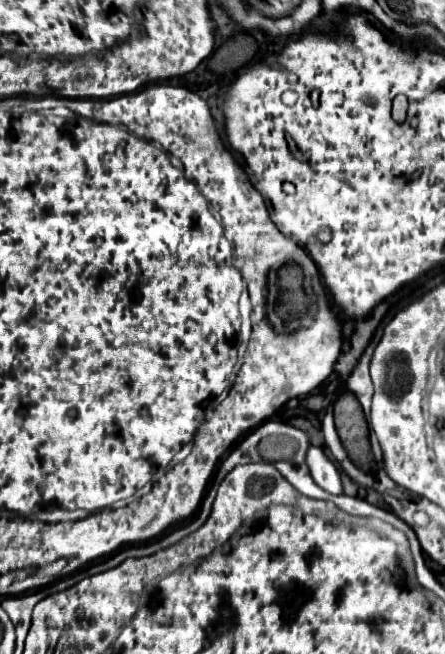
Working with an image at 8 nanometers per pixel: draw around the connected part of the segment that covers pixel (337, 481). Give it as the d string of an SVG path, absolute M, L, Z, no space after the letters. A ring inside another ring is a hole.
M311 446L307 450L307 456L305 456L305 462L309 466L309 472L313 476L313 480L327 492L331 494L341 494L343 488L341 488L341 476L339 476L339 470L335 468L335 464L325 456L325 452L317 446Z

